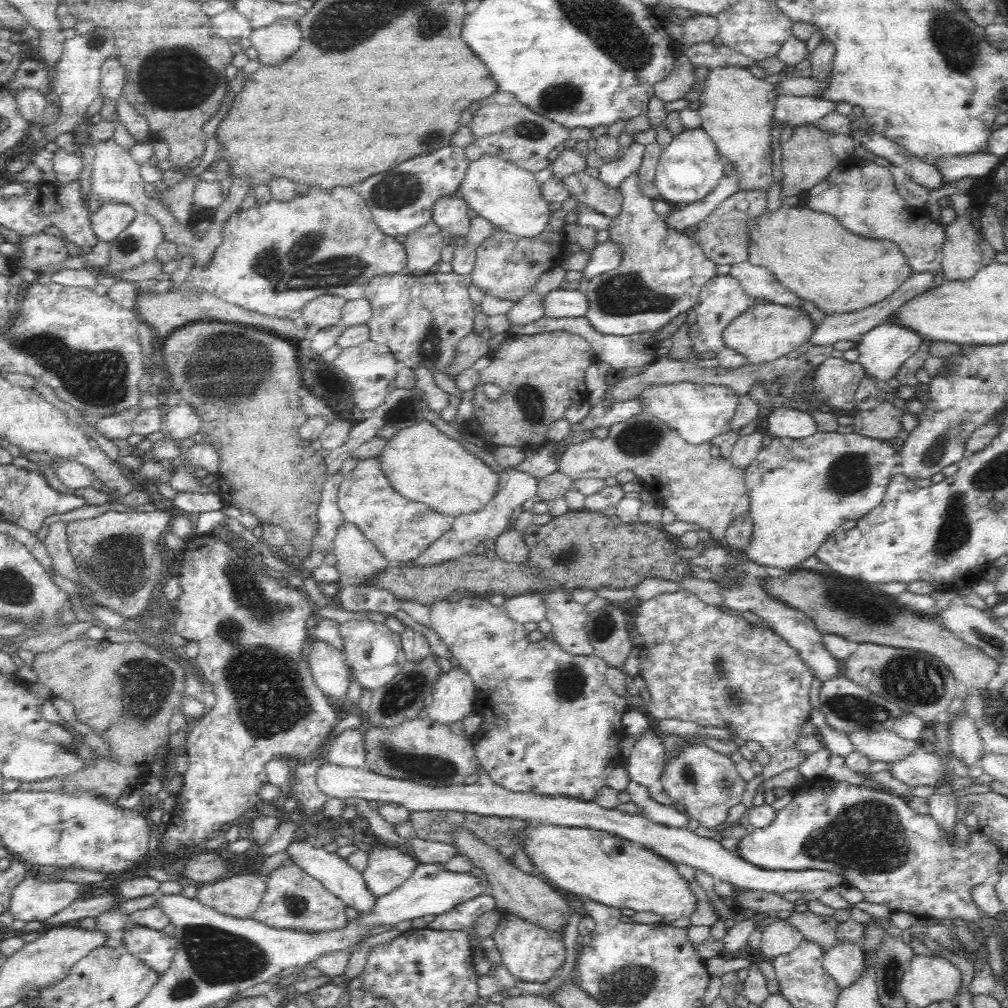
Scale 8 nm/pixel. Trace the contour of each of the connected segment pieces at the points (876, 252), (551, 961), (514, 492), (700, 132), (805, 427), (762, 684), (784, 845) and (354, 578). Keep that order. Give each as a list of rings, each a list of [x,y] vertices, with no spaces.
[[[802,200],[788,212],[766,211],[761,217],[752,219],[749,222],[748,252],[751,264],[768,268],[790,292],[812,302],[815,310],[820,312],[817,320],[820,323],[827,316],[864,310],[882,302],[914,274],[904,252],[895,242],[860,238],[860,235],[848,232],[830,214],[808,209]]]
[[[503,913],[505,921],[497,926],[491,937],[496,941],[502,965],[516,980],[526,983],[542,984],[555,977],[555,973],[565,961],[563,936],[551,934],[516,915]]]
[[[516,468],[504,469],[500,473],[500,486],[498,486],[496,498],[490,504],[486,504],[482,511],[476,512],[476,514],[456,517],[452,530],[444,534],[440,540],[436,540],[428,550],[414,560],[414,565],[422,567],[454,560],[456,557],[475,552],[476,548],[481,547],[490,540],[495,540],[498,536],[502,536],[504,532],[512,527],[510,522],[512,510],[518,506],[522,507],[528,500],[534,500],[537,492],[538,479],[536,477],[532,477],[528,473],[522,473]]]
[[[701,127],[685,130],[675,136],[661,152],[654,182],[659,198],[670,205],[683,209],[690,202],[696,202],[716,188],[718,181],[727,173],[714,141]]]
[[[787,407],[773,408],[769,414],[765,433],[772,437],[800,440],[818,432],[811,412]]]
[[[684,588],[661,595],[644,601],[638,608],[635,620],[636,628],[644,638],[644,648],[639,655],[638,674],[646,682],[651,696],[647,712],[657,721],[677,718],[684,722],[696,722],[704,728],[726,726],[733,730],[738,742],[754,741],[762,745],[762,750],[768,754],[769,760],[764,763],[760,774],[760,787],[753,798],[753,804],[764,804],[764,784],[788,768],[798,768],[812,756],[812,753],[800,750],[797,742],[802,736],[802,726],[810,718],[808,693],[814,675],[808,666],[804,665],[798,652],[772,630],[749,623],[740,615],[724,614]]]
[[[829,778],[828,785],[821,789],[816,788],[816,780],[806,782],[802,788],[795,789],[794,798],[786,807],[777,811],[775,819],[770,826],[764,830],[753,829],[751,833],[740,841],[737,852],[745,858],[748,862],[759,866],[760,868],[767,868],[768,870],[824,870],[832,871],[842,877],[845,885],[856,887],[863,894],[863,900],[870,902],[870,904],[884,904],[890,908],[891,911],[909,912],[918,917],[928,917],[930,919],[956,918],[963,920],[980,920],[985,918],[984,913],[976,907],[972,897],[970,897],[970,888],[976,884],[982,884],[989,881],[992,875],[996,875],[996,868],[1000,864],[1003,857],[998,849],[998,843],[994,839],[984,835],[984,832],[976,830],[971,832],[969,841],[962,845],[957,839],[952,844],[944,835],[942,829],[936,824],[935,818],[928,815],[921,815],[917,811],[913,811],[908,807],[908,800],[888,793],[886,790],[881,790],[877,787],[862,784],[850,784],[849,782],[837,782]]]
[[[344,521],[335,532],[336,535],[333,539],[331,558],[341,575],[338,580],[340,584],[344,586],[348,584],[363,584],[368,580],[368,578],[372,578],[374,574],[377,575],[380,570],[384,570],[384,568],[390,564],[390,562],[384,558],[384,555],[376,549],[376,546],[372,545],[372,542],[368,541],[368,538],[364,536],[364,533],[362,533],[356,525]]]

